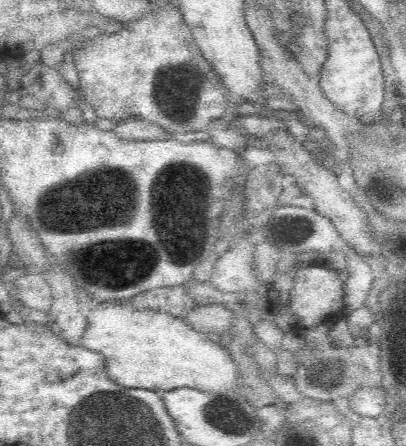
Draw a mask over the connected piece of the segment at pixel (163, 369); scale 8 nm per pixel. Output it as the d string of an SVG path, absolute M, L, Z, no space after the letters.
M124 300L122 304L104 302L96 306L92 316L88 314L88 324L80 344L104 354L110 378L126 388L146 388L152 392L198 388L218 396L238 390L240 372L226 342L212 342L206 334L186 326L184 318L174 318L164 312L136 310L130 300Z

